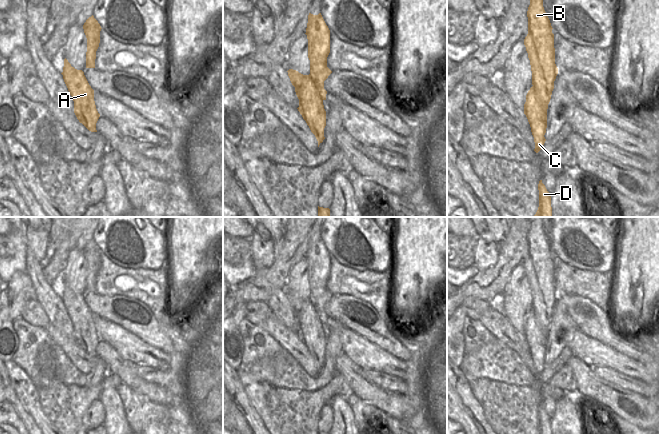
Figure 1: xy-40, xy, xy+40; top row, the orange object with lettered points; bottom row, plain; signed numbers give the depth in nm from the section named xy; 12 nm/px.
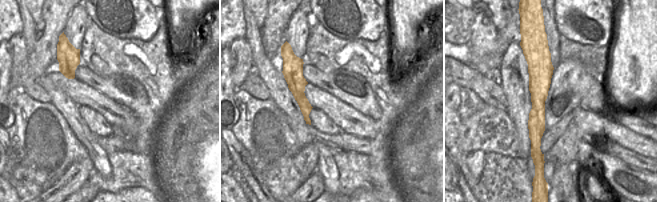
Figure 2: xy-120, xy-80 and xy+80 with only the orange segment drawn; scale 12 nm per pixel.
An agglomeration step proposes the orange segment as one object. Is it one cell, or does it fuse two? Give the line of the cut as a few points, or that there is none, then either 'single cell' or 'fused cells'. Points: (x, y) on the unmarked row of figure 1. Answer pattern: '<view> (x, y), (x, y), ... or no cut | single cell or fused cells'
xy+40 (532, 310), (545, 332), (545, 337), (539, 338), (530, 350) | fused cells

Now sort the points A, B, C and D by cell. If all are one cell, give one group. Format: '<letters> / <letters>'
A / B C D

